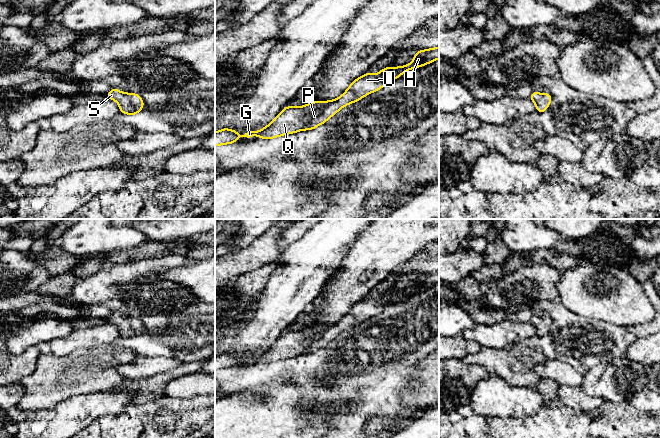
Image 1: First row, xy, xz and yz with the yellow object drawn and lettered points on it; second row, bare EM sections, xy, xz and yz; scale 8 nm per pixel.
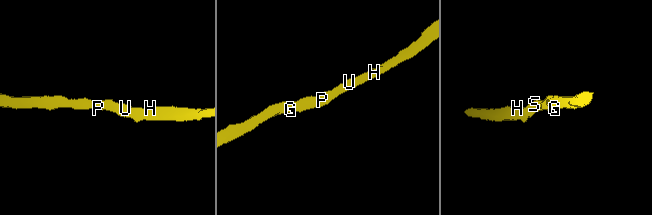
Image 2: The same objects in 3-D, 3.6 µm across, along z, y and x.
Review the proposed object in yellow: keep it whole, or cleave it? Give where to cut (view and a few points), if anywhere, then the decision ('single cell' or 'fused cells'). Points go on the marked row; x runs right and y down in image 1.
cut none; single cell

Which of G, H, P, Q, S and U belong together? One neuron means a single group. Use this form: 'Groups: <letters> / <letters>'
Groups: G H P Q S U

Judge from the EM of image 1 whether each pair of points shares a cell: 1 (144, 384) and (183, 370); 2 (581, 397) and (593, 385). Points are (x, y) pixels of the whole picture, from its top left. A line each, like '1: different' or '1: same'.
1: same
2: different

